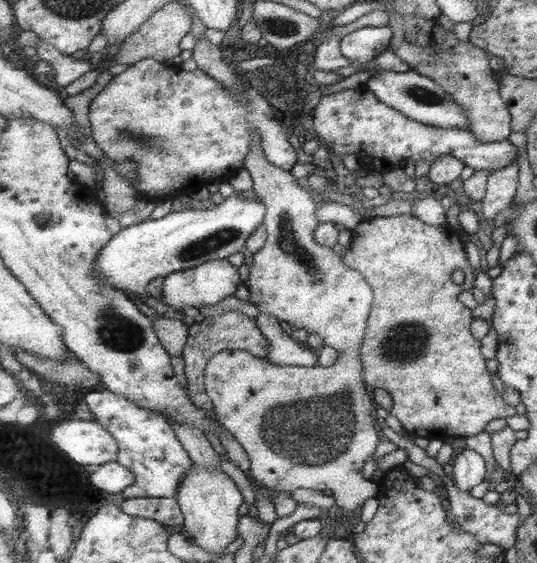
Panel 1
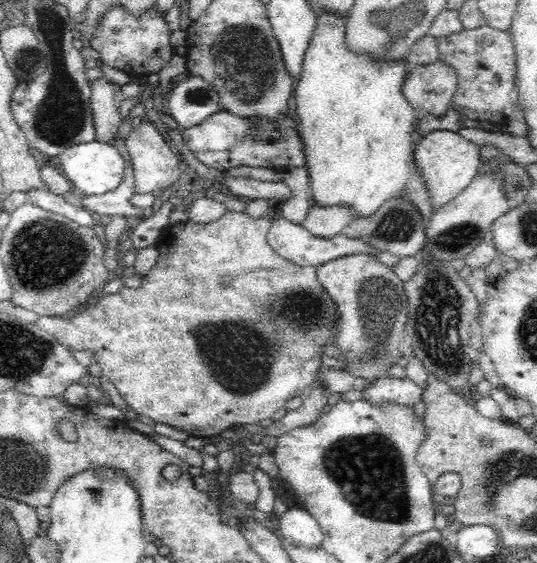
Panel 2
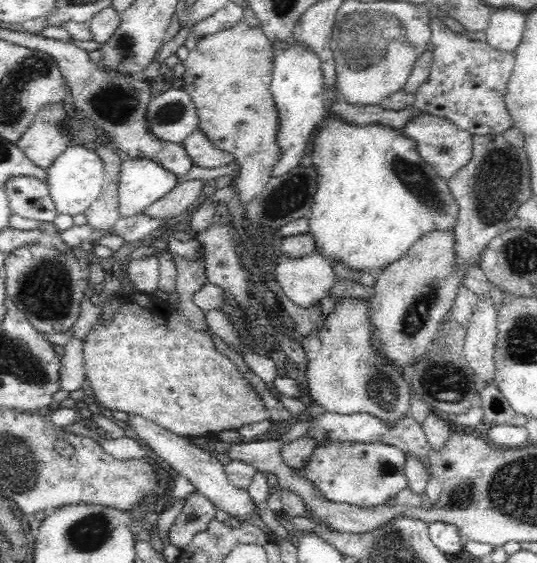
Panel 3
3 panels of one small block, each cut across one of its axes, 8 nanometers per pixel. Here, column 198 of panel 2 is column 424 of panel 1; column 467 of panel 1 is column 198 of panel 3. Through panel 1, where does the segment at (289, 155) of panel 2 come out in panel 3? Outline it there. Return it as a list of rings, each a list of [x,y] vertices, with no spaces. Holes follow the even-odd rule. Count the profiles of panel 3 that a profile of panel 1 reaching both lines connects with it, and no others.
[[[196,130],[192,132],[192,136],[188,136],[188,140],[182,142],[182,146],[188,150],[188,158],[194,162],[196,168],[222,168],[222,166],[230,166],[236,164],[236,158],[222,150],[216,148],[210,140],[210,136],[204,130]]]

